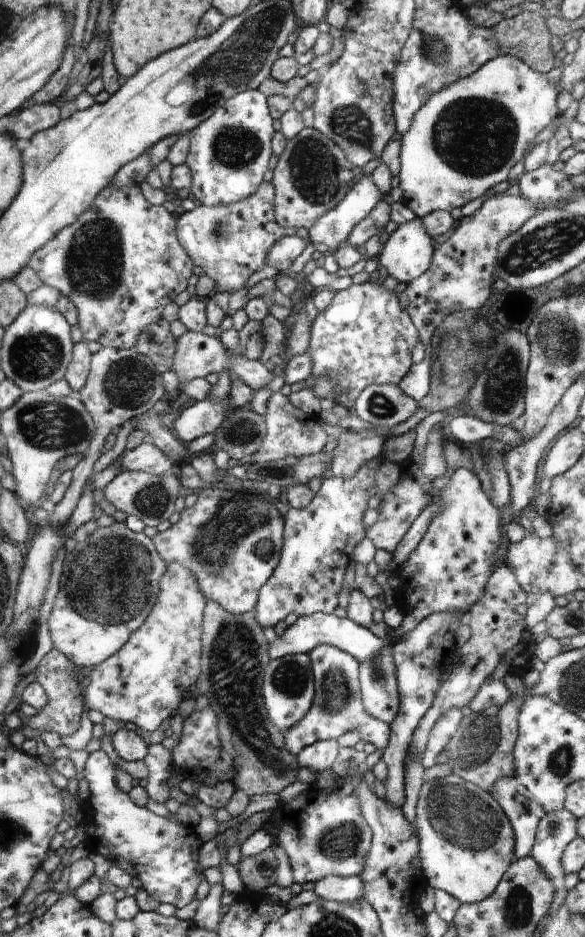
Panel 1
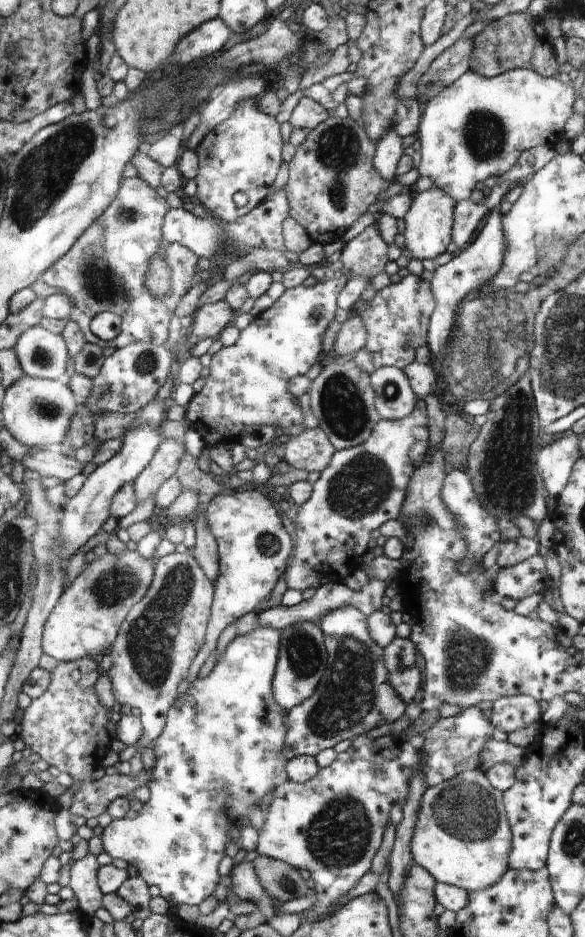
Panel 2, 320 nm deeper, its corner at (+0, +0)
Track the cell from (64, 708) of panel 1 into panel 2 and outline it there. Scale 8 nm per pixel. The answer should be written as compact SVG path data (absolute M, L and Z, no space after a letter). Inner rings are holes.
M90 657L66 662L59 661L51 672L53 682L40 697L33 699L31 704L23 710L17 720L20 725L19 737L24 741L34 754L38 754L42 760L46 760L49 766L56 766L61 773L70 775L78 782L76 796L80 796L80 802L72 803L69 811L74 816L84 818L98 818L106 811L106 792L104 796L84 798L84 788L90 786L94 792L94 779L92 772L101 766L102 759L111 750L112 737L106 729L110 719L110 710L100 704L94 684L98 680L98 666Z

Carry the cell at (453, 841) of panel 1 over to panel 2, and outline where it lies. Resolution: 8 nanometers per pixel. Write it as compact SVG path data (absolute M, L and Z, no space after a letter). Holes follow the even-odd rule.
M480 768L475 769L474 771L458 773L454 778L441 782L440 785L428 787L421 796L417 819L412 833L411 855L413 862L420 865L424 870L427 870L438 883L454 885L455 887L467 890L468 893L485 889L487 886L492 886L495 882L498 882L498 879L506 872L506 869L508 869L507 858L511 849L512 833L506 815L505 806L503 805L503 794L490 784L488 777Z

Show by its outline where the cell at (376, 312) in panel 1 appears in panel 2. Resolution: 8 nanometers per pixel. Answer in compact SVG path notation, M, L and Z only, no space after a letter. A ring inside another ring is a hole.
M409 274L398 283L391 283L376 293L366 305L358 304L350 315L360 315L366 325L368 338L365 346L374 357L374 366L393 366L403 370L414 361L416 349L427 344L427 334L435 298L431 282L420 275Z

